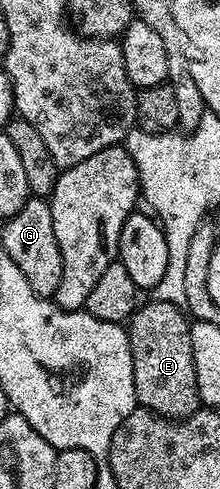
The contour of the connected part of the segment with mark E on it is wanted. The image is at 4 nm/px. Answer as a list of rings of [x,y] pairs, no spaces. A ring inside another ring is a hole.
[[[154,298],[148,300],[148,304],[140,303],[136,307],[126,325],[133,358],[135,399],[162,419],[172,422],[187,420],[201,408],[197,374],[193,371],[193,346],[189,346],[191,324],[184,309]]]

